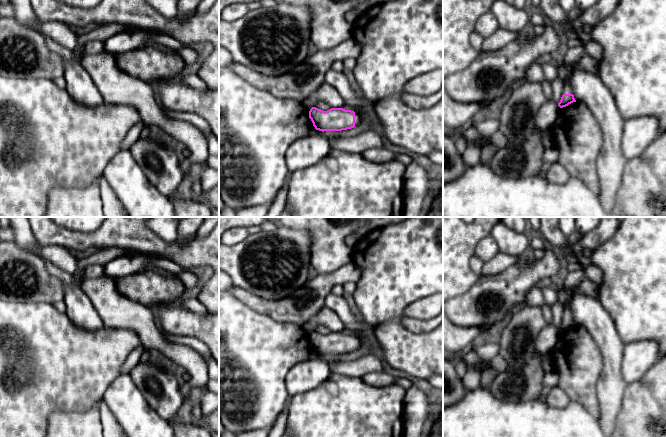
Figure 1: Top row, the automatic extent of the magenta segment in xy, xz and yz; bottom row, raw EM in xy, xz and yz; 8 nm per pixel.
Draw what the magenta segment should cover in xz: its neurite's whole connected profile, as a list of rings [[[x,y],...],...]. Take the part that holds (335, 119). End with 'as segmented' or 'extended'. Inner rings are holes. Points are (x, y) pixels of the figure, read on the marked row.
[[[312,107],[309,118],[319,131],[342,131],[357,127],[360,124],[360,114],[343,108],[331,108],[323,111]]]; extended

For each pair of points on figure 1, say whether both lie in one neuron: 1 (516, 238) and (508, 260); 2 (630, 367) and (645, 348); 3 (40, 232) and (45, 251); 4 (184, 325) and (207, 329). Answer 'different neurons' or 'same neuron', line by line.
1: different neurons
2: same neuron
3: different neurons
4: same neuron

